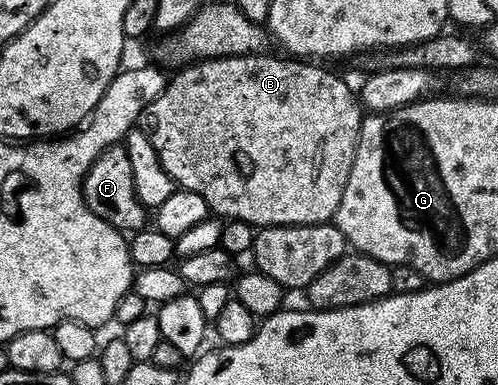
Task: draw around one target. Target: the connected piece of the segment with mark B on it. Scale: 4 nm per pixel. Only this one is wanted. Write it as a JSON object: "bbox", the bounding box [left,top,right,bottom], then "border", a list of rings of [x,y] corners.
{"bbox":[141,53,365,229],"border":[[[264,53],[262,55],[230,55],[229,57],[217,57],[216,59],[201,59],[197,63],[188,63],[176,70],[175,75],[166,80],[163,91],[154,101],[148,103],[143,108],[141,116],[141,123],[151,136],[151,144],[157,153],[157,157],[161,161],[161,165],[165,169],[165,173],[169,173],[169,177],[177,184],[182,190],[192,191],[193,193],[201,193],[201,197],[205,197],[205,201],[209,205],[212,213],[219,217],[226,217],[228,220],[240,219],[246,223],[251,224],[252,227],[258,229],[261,227],[288,227],[294,223],[330,223],[334,220],[337,209],[341,205],[341,196],[345,194],[345,181],[349,181],[349,173],[353,169],[353,161],[357,153],[357,141],[359,140],[359,130],[365,118],[364,112],[361,110],[361,104],[357,98],[356,92],[351,91],[351,87],[339,75],[334,75],[331,71],[326,71],[323,65],[315,61],[300,61],[295,57],[282,57],[278,59],[277,56],[271,55],[272,53]]]}

